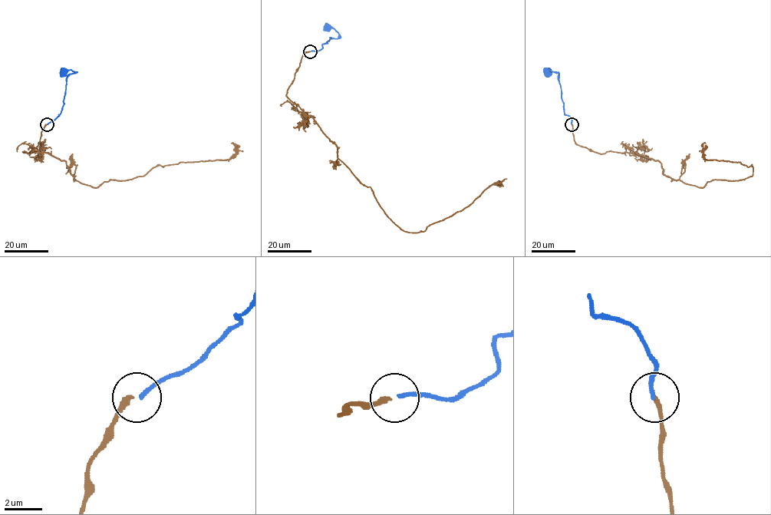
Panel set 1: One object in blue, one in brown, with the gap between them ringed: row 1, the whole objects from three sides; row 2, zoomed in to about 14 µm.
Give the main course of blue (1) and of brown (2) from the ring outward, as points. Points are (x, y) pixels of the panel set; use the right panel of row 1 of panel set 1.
1: (571, 124), (571, 119), (564, 113), (558, 73), (548, 70), (545, 73), (548, 73)
2: (571, 124), (578, 144), (600, 153), (637, 152), (689, 184), (752, 176), (752, 165), (706, 160), (704, 143)

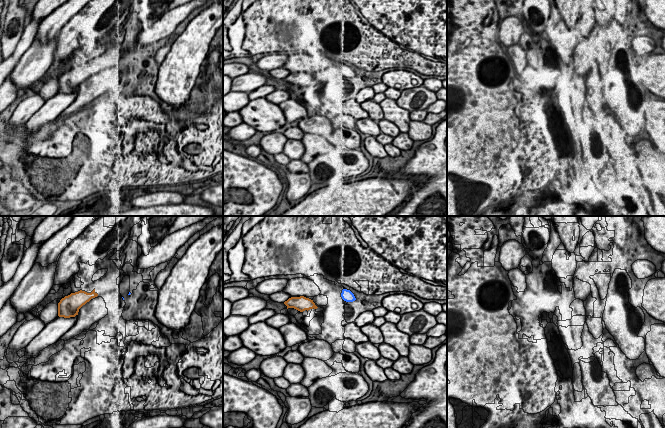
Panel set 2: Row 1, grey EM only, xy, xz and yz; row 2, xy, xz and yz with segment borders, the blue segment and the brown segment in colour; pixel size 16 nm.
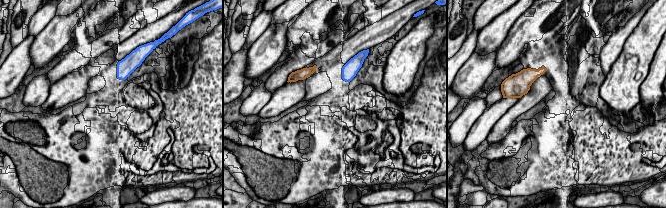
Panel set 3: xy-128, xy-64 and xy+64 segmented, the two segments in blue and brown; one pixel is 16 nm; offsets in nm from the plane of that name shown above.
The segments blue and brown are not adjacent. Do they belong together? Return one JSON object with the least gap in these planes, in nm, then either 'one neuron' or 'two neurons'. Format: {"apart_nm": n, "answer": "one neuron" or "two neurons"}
{"apart_nm": 420, "answer": "two neurons"}

